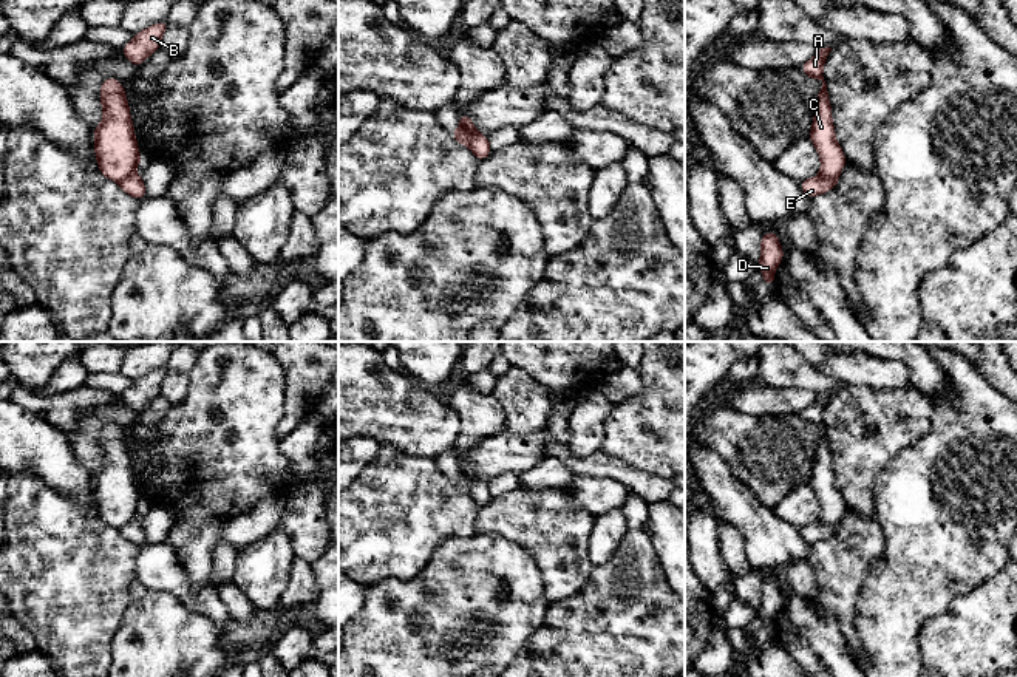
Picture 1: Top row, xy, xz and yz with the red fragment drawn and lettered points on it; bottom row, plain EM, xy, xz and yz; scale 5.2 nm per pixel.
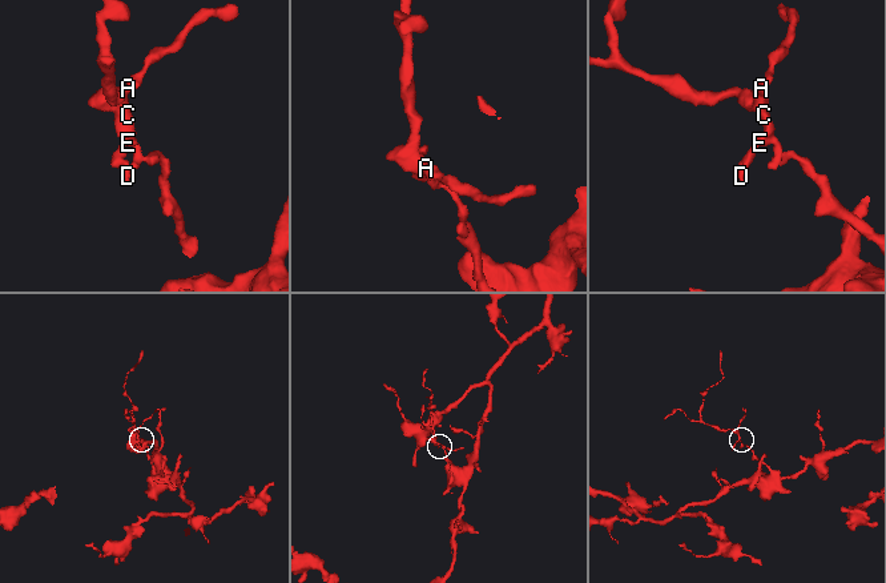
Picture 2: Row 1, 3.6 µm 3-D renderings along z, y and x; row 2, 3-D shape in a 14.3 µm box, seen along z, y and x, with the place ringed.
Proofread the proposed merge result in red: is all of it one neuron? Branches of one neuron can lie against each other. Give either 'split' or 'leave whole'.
split

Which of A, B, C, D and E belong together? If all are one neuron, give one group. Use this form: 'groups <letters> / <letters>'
groups A B C / D E

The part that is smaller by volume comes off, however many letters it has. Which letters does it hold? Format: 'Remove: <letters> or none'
Remove: A, B, C

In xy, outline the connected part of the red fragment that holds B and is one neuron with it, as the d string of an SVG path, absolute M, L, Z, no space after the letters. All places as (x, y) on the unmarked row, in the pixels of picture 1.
M167 365L136 379L134 383L121 396L122 400L136 413L161 393L161 385L168 374Z

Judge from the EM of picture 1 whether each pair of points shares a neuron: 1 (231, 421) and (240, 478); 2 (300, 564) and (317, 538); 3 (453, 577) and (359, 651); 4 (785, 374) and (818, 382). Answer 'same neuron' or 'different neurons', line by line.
1: same neuron
2: different neurons
3: same neuron
4: same neuron

